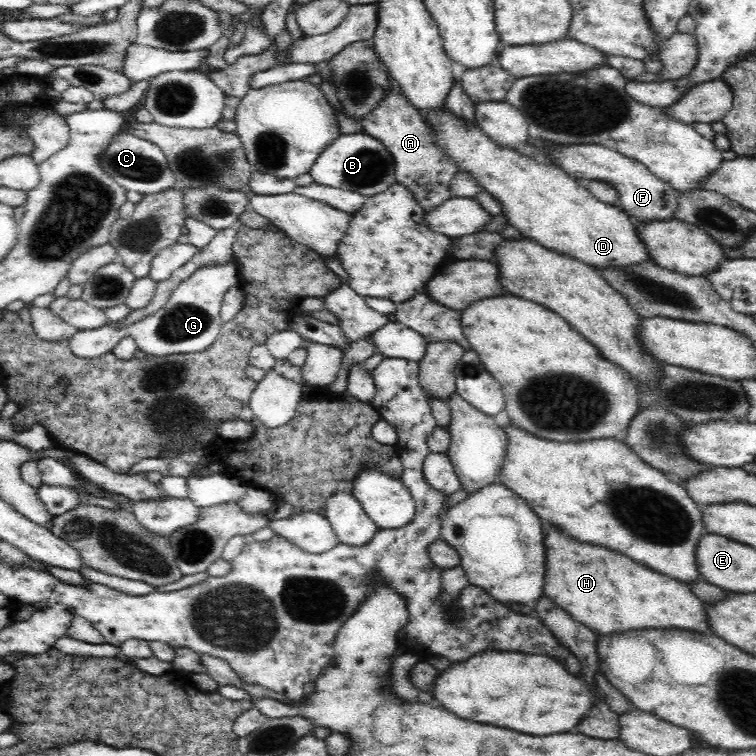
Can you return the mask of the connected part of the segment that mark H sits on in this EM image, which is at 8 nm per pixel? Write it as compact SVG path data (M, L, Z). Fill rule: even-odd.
M549 524L544 526L546 562L543 594L583 628L594 628L600 636L660 628L680 628L694 632L710 630L704 604L694 596L686 583L642 568L624 554L576 542Z

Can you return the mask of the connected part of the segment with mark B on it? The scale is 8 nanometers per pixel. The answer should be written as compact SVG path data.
M348 134L336 138L321 152L310 170L314 183L359 193L365 198L388 191L395 180L393 157L376 138L369 134Z

